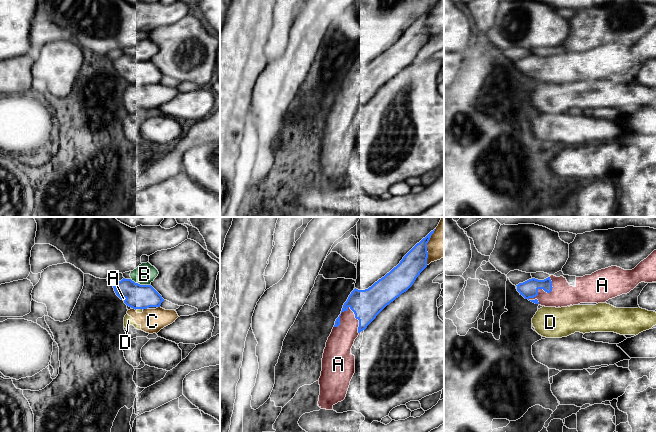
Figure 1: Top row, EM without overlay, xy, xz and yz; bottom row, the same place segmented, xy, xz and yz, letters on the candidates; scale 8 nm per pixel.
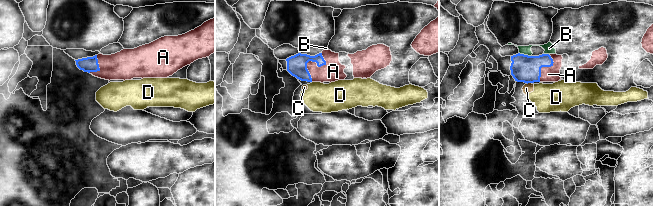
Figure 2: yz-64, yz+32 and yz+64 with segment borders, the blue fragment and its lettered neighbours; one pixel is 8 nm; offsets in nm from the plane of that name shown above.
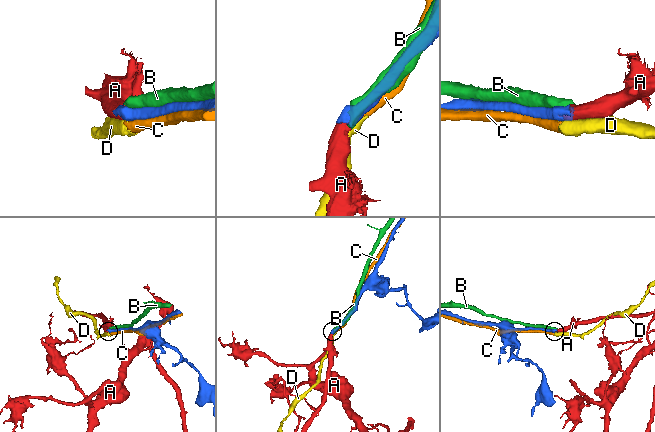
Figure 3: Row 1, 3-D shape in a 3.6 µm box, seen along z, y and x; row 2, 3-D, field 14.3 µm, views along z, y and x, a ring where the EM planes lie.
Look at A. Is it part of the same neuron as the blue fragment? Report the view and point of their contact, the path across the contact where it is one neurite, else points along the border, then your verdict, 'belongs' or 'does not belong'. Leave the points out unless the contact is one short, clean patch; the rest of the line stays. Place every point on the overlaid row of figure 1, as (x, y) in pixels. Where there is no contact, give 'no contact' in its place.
yz (545, 291) | does not belong

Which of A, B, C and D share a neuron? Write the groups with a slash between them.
A B / C / D

